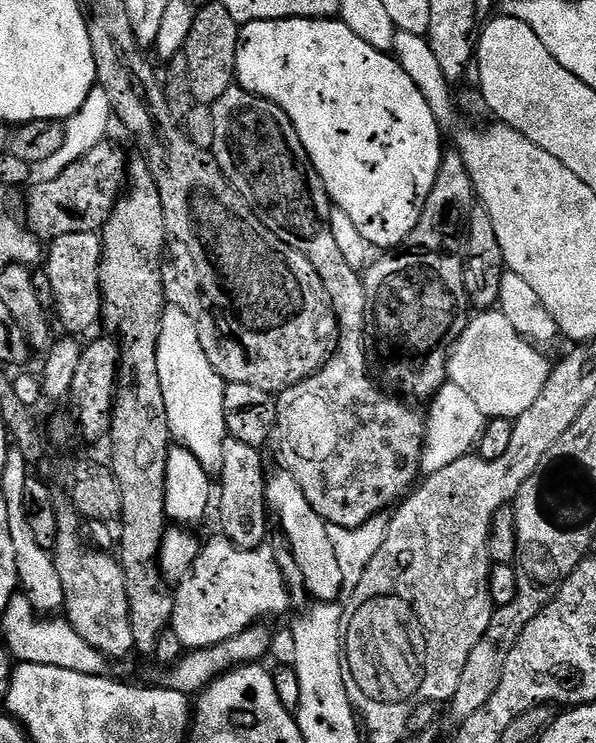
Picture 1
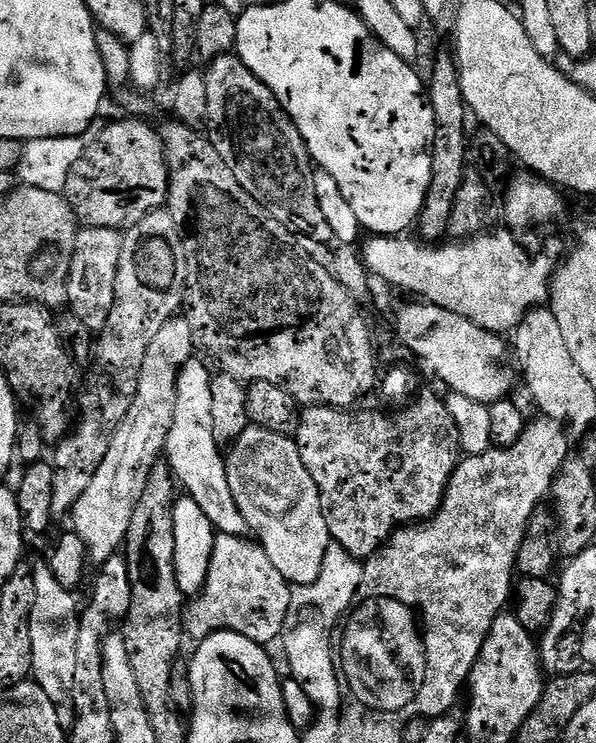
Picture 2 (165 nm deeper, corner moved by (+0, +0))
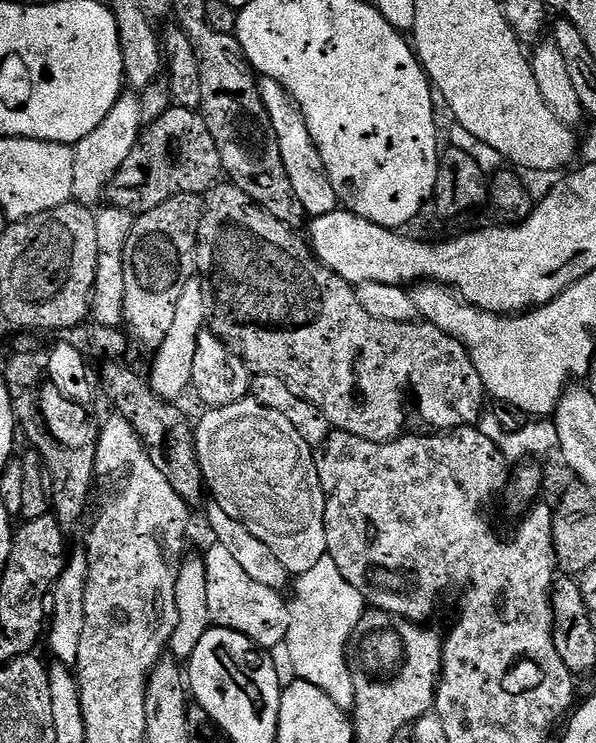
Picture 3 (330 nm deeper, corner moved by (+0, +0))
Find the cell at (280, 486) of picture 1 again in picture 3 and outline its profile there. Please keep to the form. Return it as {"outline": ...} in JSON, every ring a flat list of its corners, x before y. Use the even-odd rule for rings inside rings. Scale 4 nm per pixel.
{"outline":[[245,398,221,408,208,408,205,416,194,424,197,462,211,499,230,518,240,520,254,534,262,538,266,546,286,566,286,570,298,577,327,556,326,526,324,525,324,491,318,478,313,445,302,442,298,430,294,430,287,418,270,410,257,400]]}

